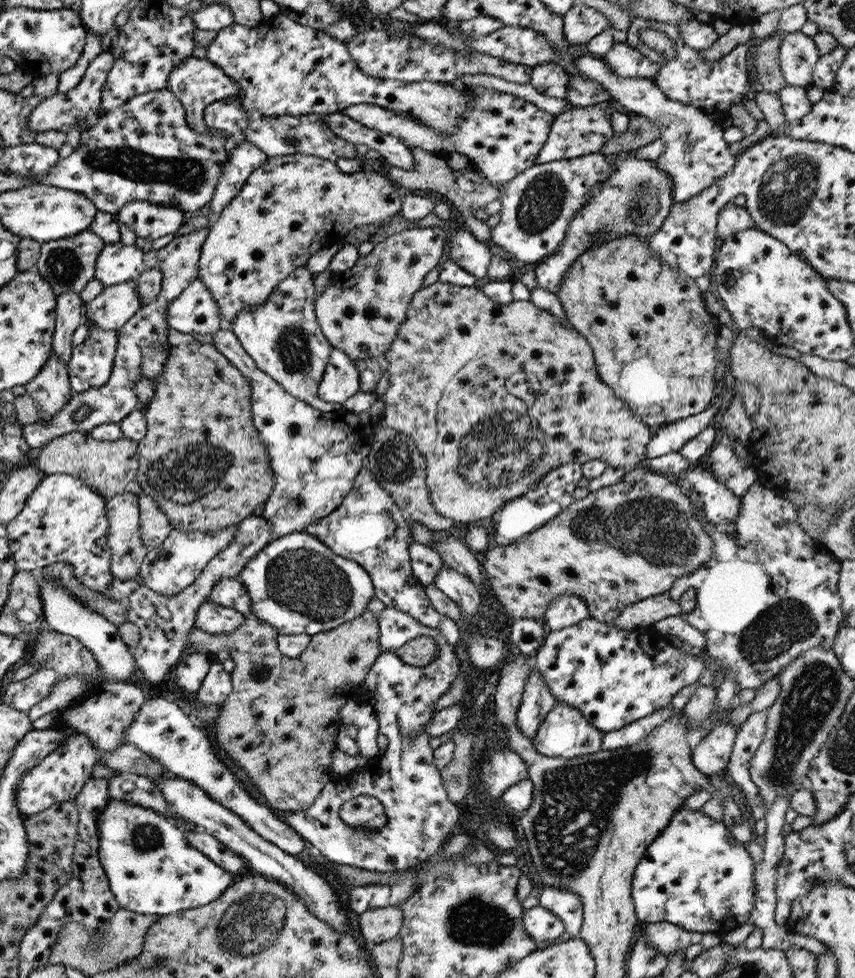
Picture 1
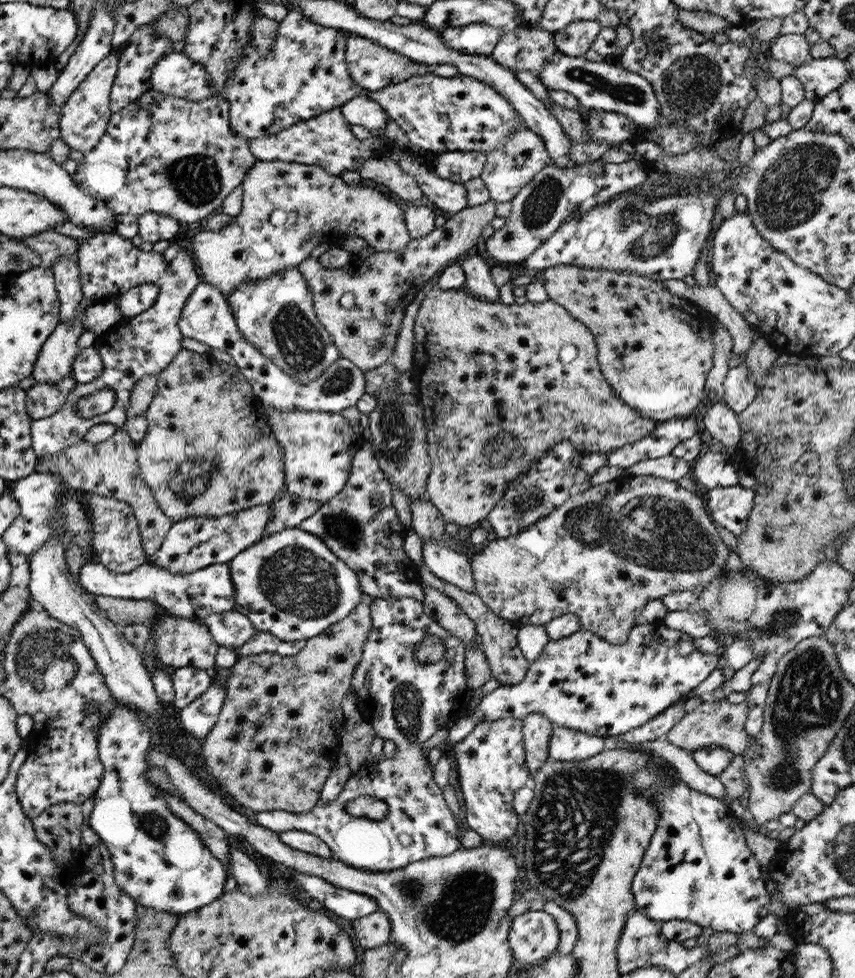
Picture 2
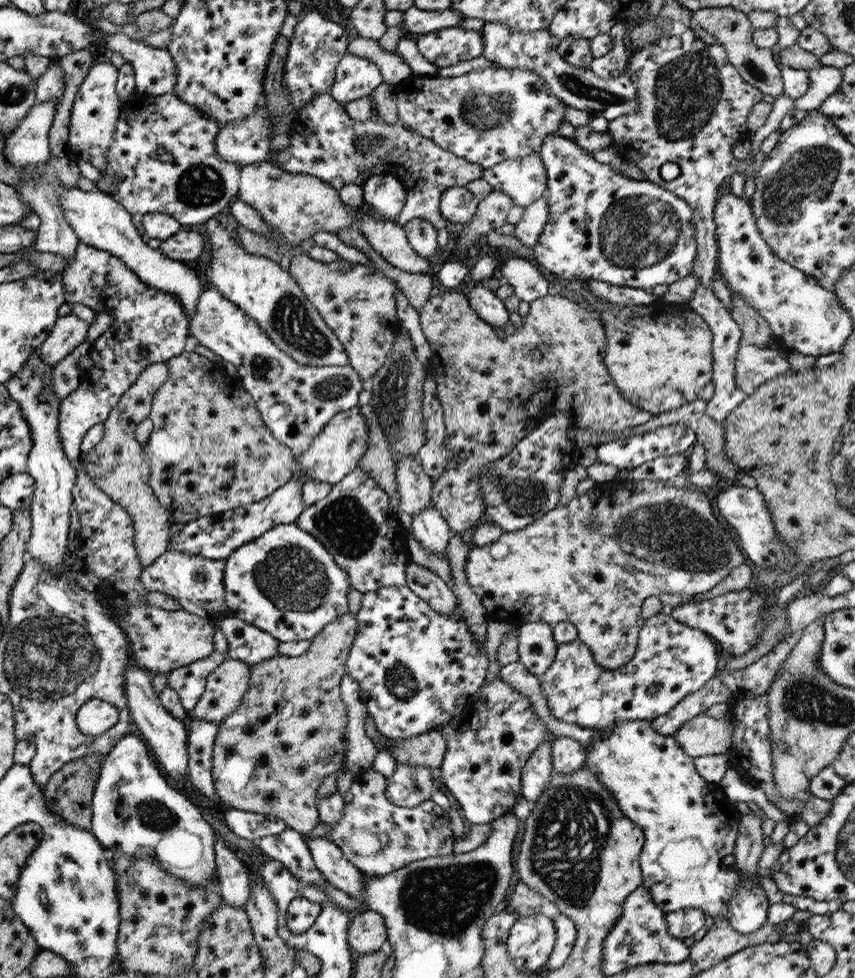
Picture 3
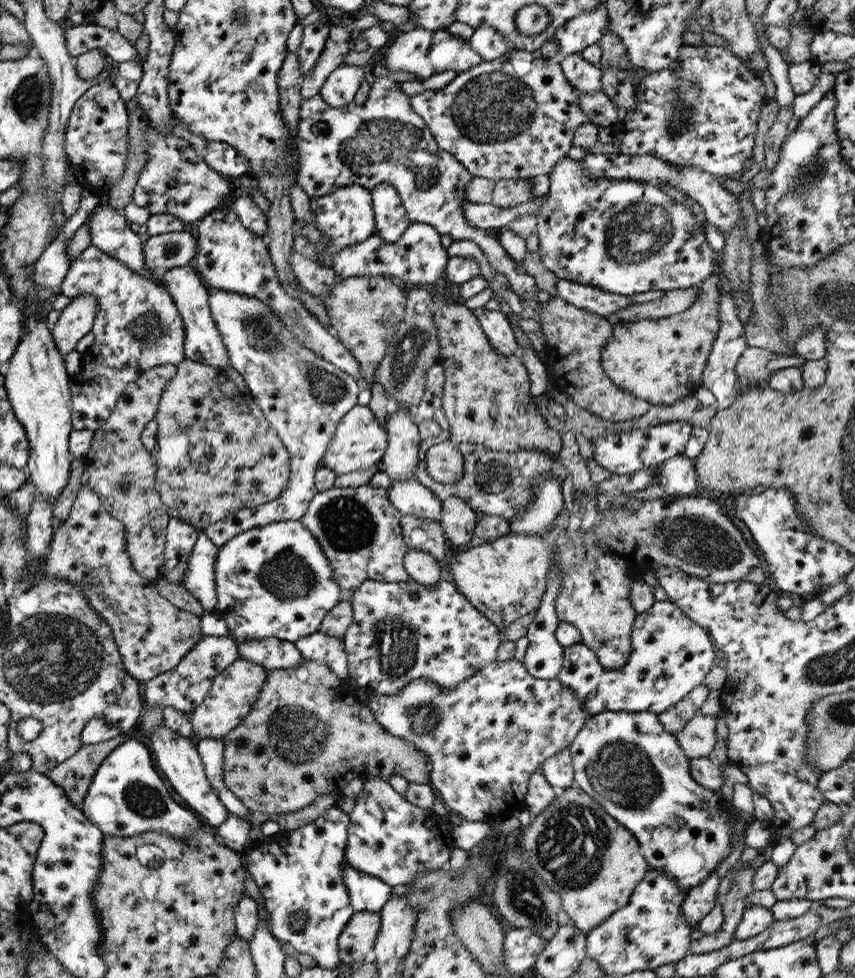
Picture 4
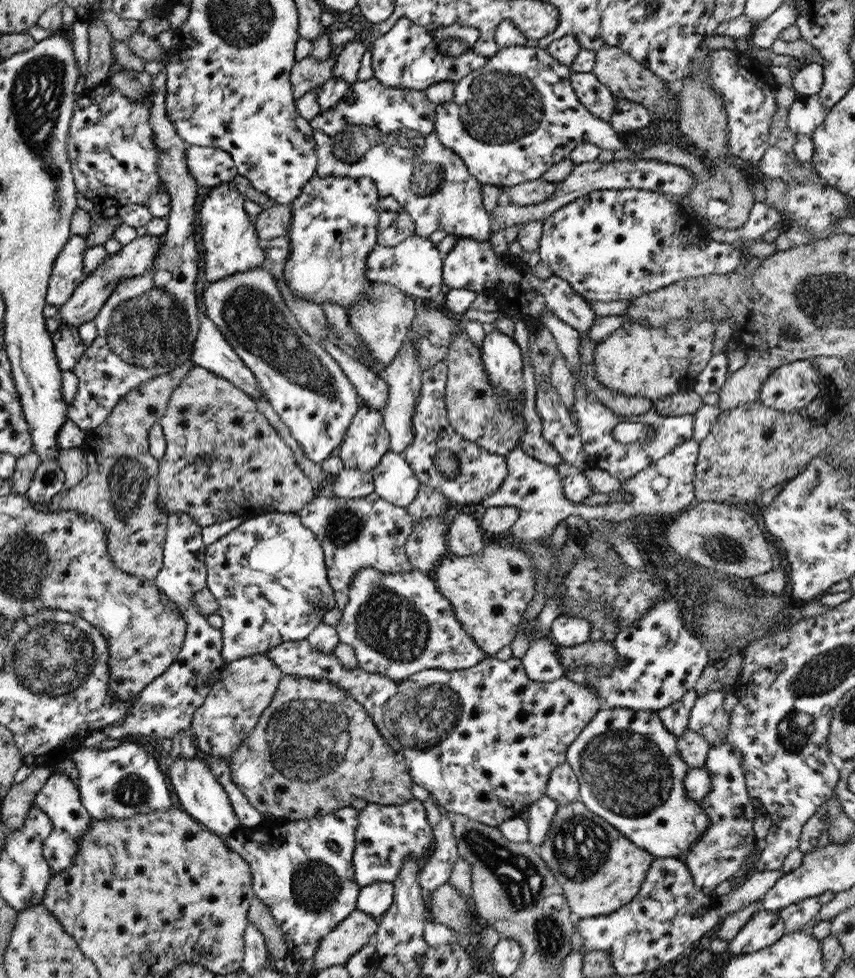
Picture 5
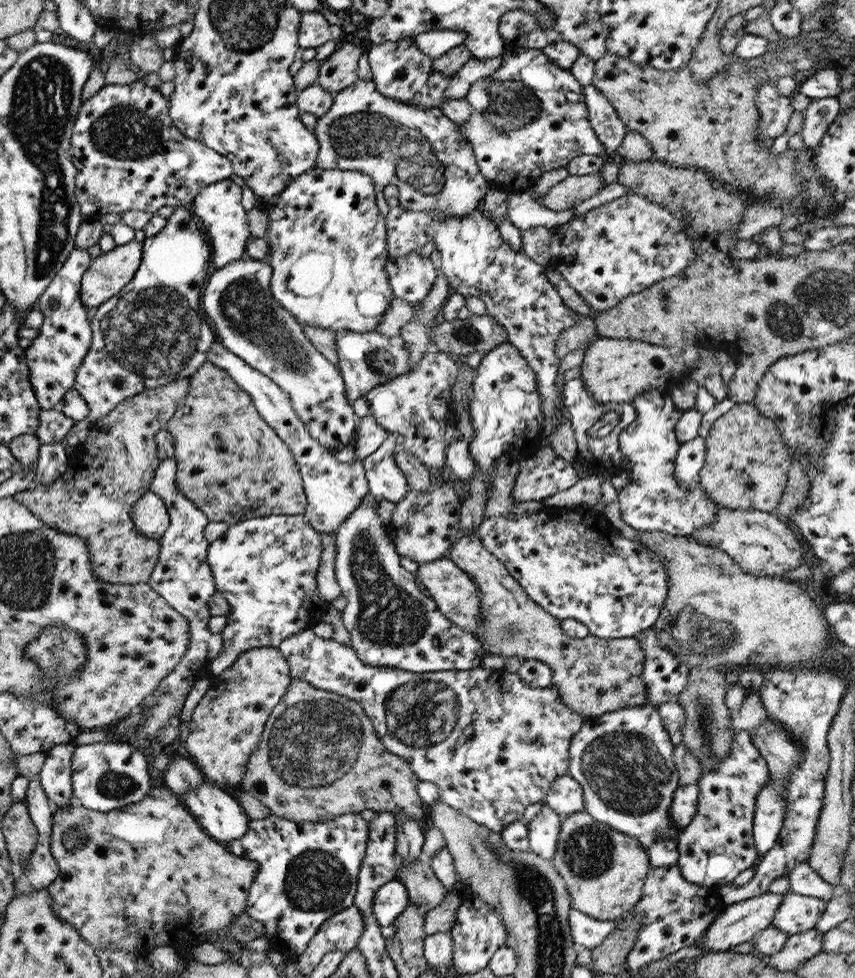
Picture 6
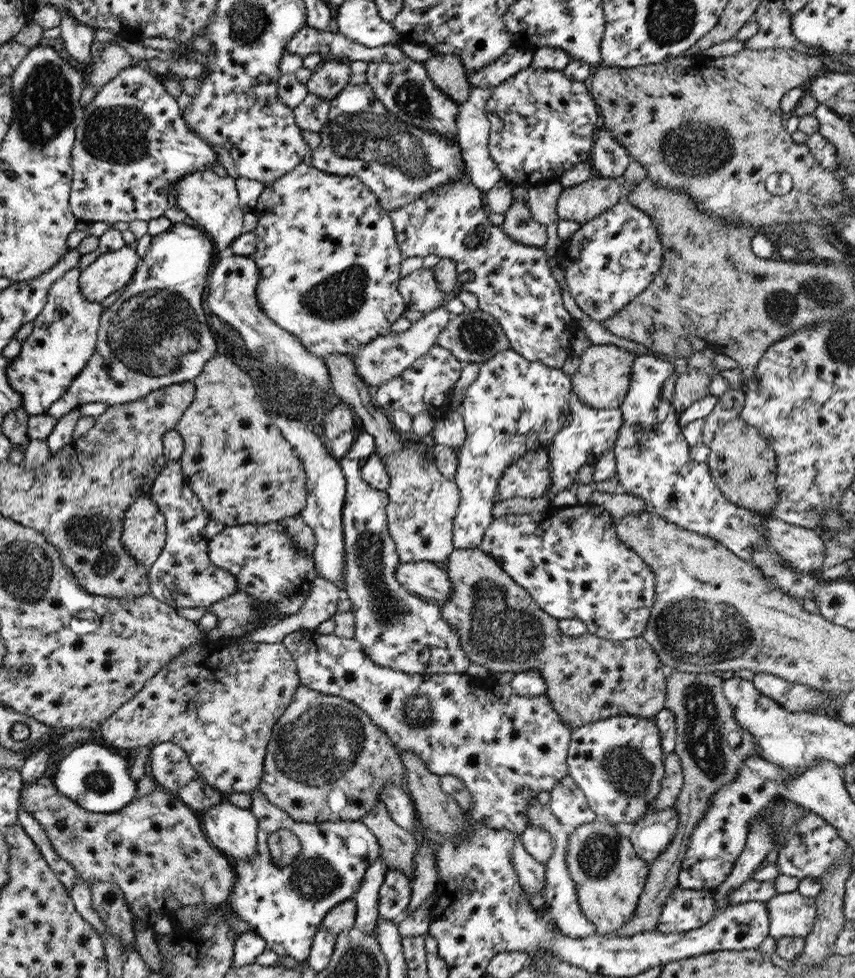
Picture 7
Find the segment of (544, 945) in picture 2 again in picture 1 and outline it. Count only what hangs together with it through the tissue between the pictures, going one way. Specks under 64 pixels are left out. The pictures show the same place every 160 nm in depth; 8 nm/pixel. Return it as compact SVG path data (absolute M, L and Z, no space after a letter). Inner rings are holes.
M539 905L523 910L521 920L526 936L536 942L536 950L551 946L564 937L562 921Z

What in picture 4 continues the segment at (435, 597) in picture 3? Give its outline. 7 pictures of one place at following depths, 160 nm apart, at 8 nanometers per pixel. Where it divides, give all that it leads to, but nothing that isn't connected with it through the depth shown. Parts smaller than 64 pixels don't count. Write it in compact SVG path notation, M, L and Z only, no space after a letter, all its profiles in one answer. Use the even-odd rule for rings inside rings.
M407 550L402 560L408 578L413 579L423 587L432 587L440 578L441 565L435 562L431 554L425 554L420 550Z

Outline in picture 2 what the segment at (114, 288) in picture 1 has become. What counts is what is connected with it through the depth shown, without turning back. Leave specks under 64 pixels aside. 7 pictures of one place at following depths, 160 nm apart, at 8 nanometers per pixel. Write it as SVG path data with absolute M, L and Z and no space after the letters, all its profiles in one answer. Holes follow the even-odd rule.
M115 297L105 301L97 301L87 306L83 310L84 319L82 323L84 330L89 330L99 336L107 332L115 323L122 322L124 317L116 307L117 299Z

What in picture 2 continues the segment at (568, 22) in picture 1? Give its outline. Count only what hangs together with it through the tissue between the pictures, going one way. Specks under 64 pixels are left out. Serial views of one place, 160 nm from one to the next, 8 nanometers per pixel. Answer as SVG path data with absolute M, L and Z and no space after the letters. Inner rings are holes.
M577 20L553 35L555 49L567 57L582 57L590 50L601 26L598 21Z

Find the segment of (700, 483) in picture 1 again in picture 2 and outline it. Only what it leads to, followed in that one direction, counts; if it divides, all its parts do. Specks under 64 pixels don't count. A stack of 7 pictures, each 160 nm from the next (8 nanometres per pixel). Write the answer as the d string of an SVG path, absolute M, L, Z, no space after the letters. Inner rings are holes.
M738 484L723 488L713 487L709 491L702 491L702 496L711 519L735 538L739 537L753 507L753 489L746 489Z

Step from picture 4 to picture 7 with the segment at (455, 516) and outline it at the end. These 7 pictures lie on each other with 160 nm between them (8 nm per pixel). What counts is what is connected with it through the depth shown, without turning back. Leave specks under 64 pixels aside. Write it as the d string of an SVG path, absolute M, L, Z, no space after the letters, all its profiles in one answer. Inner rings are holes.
M479 548L453 549L444 568L451 590L438 609L442 619L459 635L459 644L467 660L488 670L489 677L495 672L517 674L536 670L543 679L544 694L551 708L571 731L611 716L652 717L664 708L666 670L643 638L613 641L588 633L575 637L563 635L557 627L557 619L539 608L527 591Z

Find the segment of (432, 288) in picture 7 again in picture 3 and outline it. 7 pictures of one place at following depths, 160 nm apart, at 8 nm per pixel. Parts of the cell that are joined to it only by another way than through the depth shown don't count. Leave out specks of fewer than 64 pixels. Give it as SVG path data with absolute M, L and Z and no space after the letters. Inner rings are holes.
M422 217L409 220L402 227L411 250L429 262L438 248L435 242L436 228Z

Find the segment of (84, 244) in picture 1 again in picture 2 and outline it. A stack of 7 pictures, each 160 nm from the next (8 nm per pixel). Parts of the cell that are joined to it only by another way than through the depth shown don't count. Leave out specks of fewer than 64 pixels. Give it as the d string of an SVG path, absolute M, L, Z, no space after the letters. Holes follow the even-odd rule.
M47 229L17 241L39 253L41 267L52 268L52 264L58 261L59 257L76 264L76 239L61 235L55 230Z

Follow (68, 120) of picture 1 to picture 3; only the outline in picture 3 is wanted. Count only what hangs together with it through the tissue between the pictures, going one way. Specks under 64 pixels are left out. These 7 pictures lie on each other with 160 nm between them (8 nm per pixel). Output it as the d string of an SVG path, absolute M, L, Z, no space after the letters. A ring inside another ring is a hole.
M95 62L83 78L70 108L65 157L71 162L87 162L97 170L106 168L105 153L114 137L121 101L115 94L118 70L109 62Z

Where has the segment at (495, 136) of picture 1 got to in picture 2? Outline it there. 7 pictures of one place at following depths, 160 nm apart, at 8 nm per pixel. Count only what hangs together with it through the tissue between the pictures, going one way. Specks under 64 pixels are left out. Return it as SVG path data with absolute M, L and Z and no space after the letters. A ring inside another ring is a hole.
M363 95L344 102L340 111L350 125L360 124L372 133L380 133L389 117L374 100ZM518 124L495 151L485 155L484 167L478 177L488 190L490 200L496 203L510 202L543 167L550 164L543 141L524 124Z

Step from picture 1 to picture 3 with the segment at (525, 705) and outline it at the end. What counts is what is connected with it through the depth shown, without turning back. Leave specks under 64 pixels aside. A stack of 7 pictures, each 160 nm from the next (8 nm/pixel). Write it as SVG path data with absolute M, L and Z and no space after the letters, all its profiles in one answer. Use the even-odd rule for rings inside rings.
M544 740L535 748L520 773L520 793L529 803L534 803L545 790L552 774L551 742Z

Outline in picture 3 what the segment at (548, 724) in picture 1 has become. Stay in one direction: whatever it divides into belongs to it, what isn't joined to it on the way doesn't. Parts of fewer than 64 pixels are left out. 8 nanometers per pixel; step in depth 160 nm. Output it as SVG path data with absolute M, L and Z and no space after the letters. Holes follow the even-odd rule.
M567 736L556 737L551 746L552 773L571 774L579 769L585 760L586 744Z

